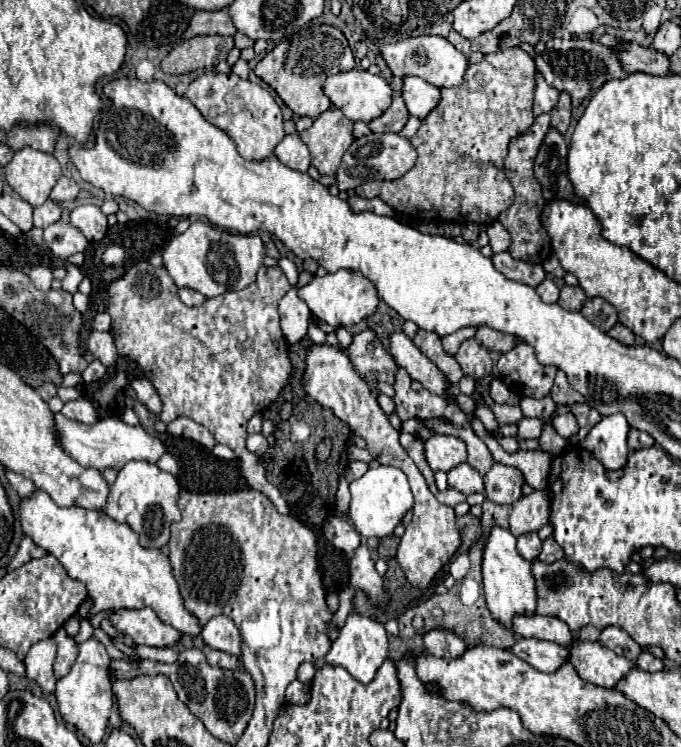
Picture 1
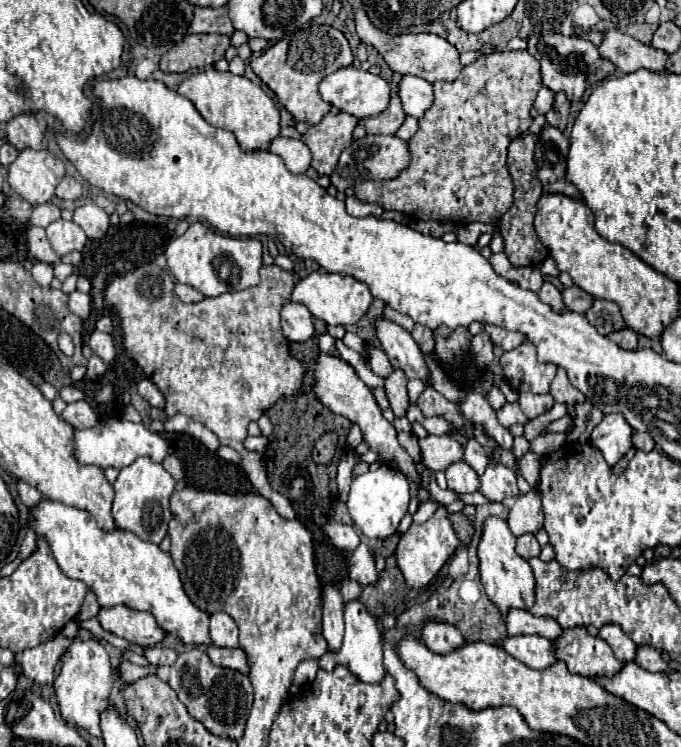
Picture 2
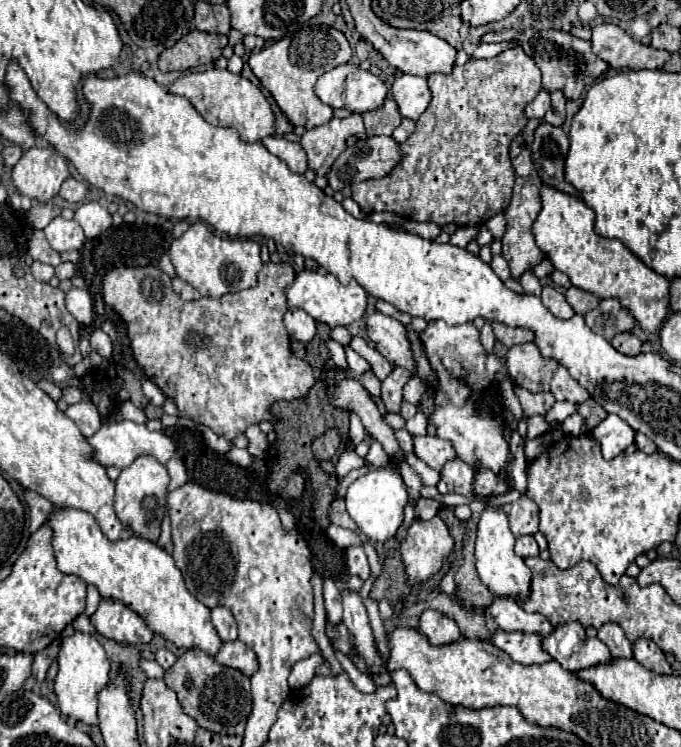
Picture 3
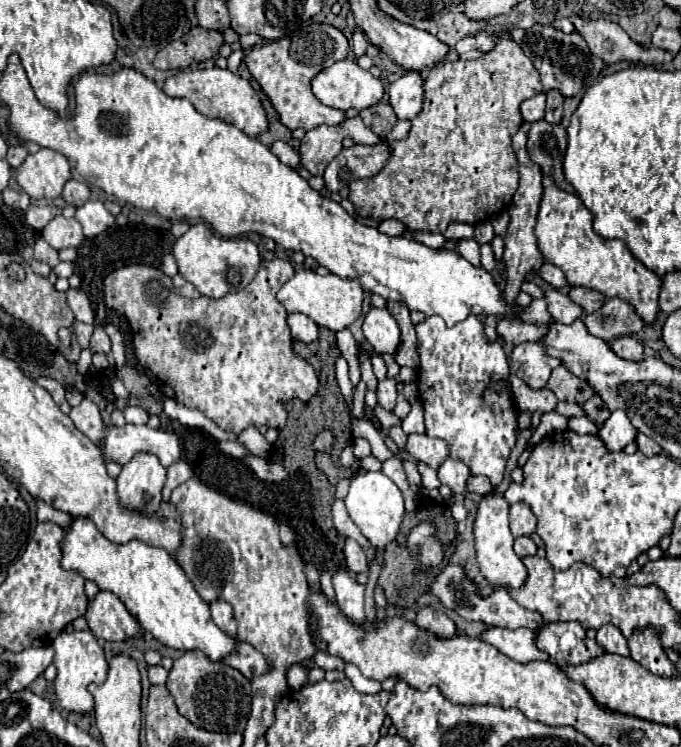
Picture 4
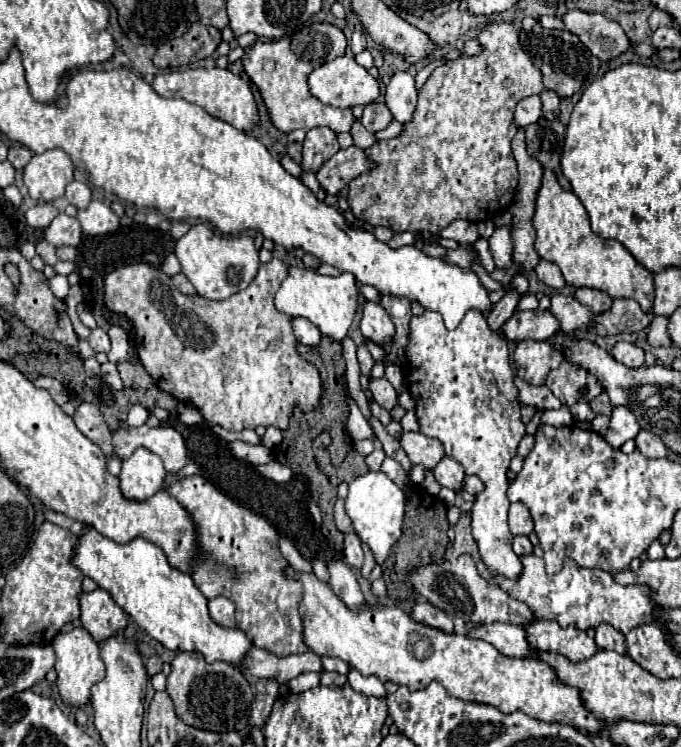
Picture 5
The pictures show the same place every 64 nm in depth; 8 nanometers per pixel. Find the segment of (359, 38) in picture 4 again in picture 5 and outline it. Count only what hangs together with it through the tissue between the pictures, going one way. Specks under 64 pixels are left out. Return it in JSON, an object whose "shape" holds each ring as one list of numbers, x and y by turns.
{"shape":[[354,30,352,40,350,40,350,50,354,54,360,54,366,50,366,32,364,30]]}

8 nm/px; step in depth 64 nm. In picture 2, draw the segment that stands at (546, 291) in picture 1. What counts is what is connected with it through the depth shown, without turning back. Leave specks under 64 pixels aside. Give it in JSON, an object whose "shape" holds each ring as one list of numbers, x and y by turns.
{"shape":[[544,282,544,286,540,288,538,296,540,296,540,300,544,304,550,304,556,312,564,312,566,310,564,304,562,304,562,294,560,294,560,290,552,282]]}

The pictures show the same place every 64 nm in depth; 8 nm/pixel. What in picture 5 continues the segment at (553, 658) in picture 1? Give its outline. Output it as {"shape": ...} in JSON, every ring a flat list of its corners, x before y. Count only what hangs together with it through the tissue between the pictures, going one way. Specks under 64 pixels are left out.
{"shape":[[494,622,494,624,476,626,474,630,470,630,468,636,490,642,498,652,510,658,534,658,536,656,534,648,528,644,528,640,524,640,524,626]]}

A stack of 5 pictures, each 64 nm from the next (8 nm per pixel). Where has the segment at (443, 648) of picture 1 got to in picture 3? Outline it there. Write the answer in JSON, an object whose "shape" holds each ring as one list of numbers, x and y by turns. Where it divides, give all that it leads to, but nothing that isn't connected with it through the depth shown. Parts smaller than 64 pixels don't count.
{"shape":[[426,610,420,616,420,632,428,638,428,642,432,646,452,644,452,642,462,638,462,632,458,630,456,622,446,618,446,616,442,616,436,610]]}

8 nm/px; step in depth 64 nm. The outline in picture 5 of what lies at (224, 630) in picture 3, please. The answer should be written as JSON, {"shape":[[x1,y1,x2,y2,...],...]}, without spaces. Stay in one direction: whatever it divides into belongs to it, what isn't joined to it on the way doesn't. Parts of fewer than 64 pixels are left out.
{"shape":[[218,596,208,600,208,608,210,608,210,616,216,624,226,626,226,628,234,628,236,620,234,620,234,602,228,600,226,596]]}

